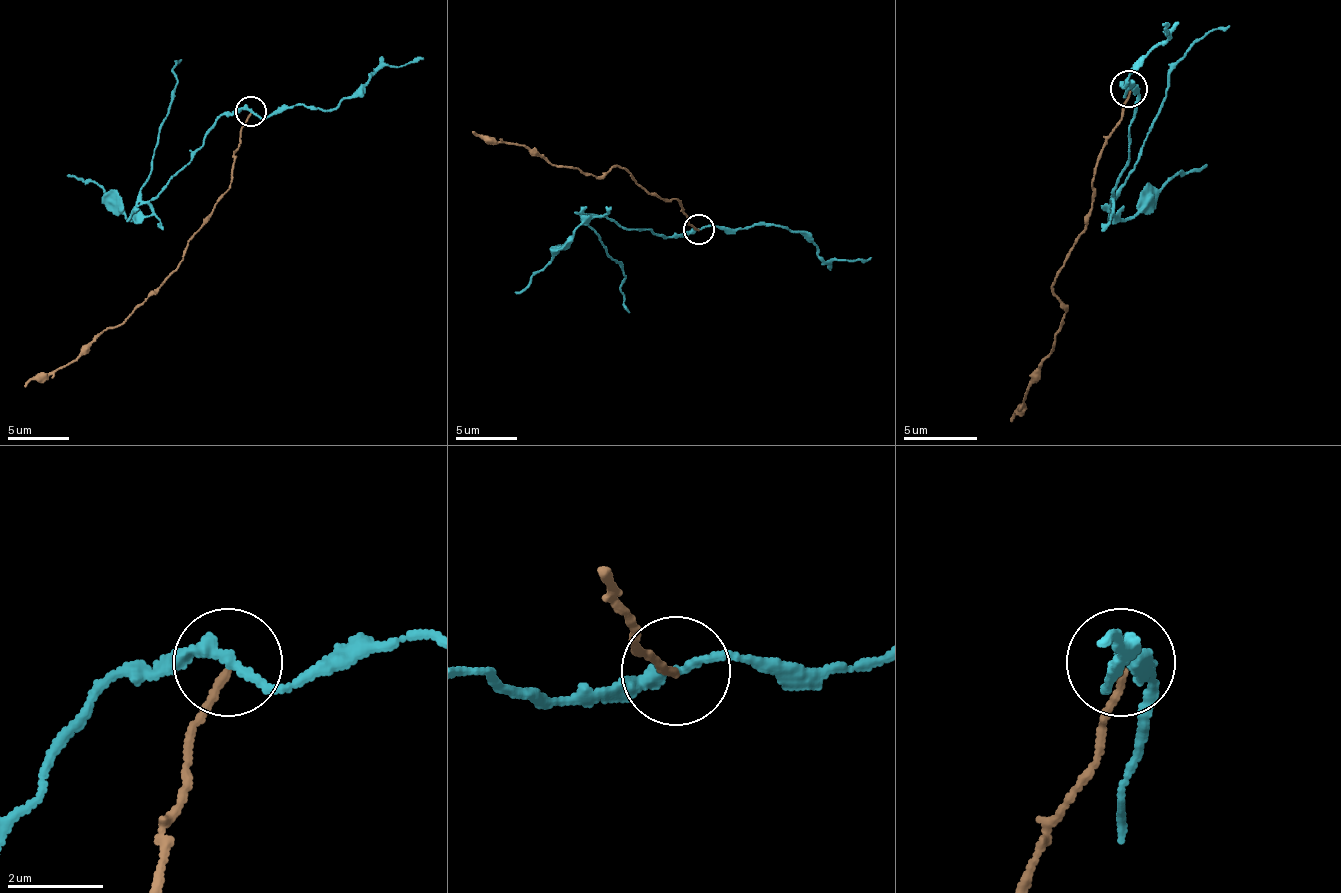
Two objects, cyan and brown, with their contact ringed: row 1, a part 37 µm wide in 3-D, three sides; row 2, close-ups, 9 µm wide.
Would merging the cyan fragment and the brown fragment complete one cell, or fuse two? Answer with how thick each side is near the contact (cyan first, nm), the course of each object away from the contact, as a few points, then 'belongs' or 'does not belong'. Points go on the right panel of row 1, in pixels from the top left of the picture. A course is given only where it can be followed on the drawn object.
240 nm thick on the cyan side, 140 nm on the other; cyan runs (1128, 89), (1139, 89), (1128, 167), (1113, 197), (1139, 159), (1169, 71), (1202, 37), (1228, 26); brown runs (1128, 89), (1120, 122), (1102, 148), (1087, 226), (1054, 282), (1065, 308), (1061, 330), (1024, 404), (1009, 419); does not belong

